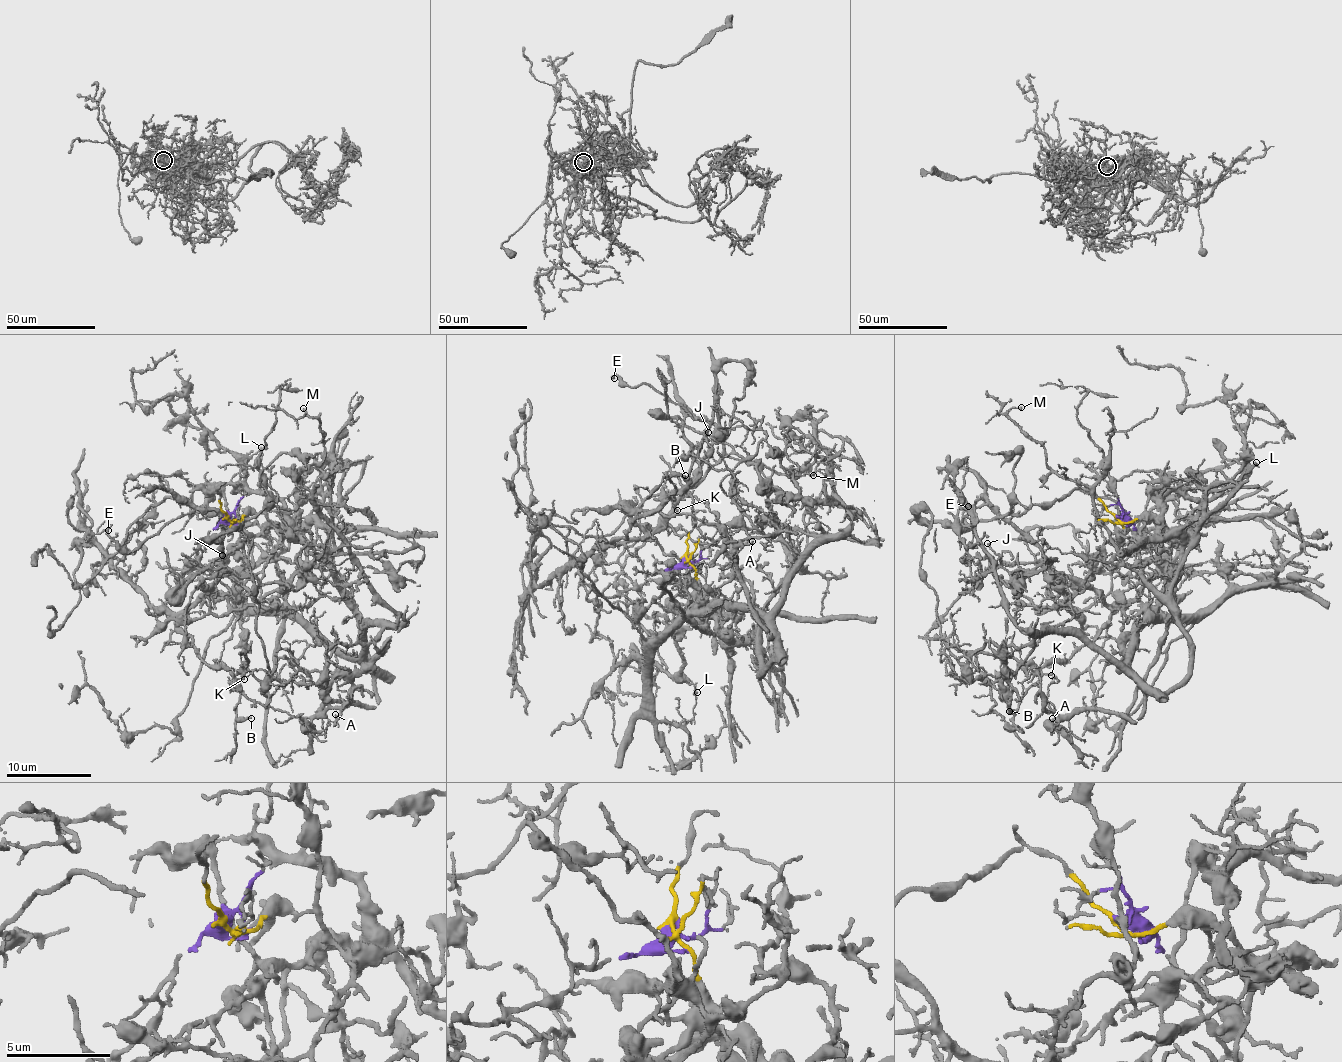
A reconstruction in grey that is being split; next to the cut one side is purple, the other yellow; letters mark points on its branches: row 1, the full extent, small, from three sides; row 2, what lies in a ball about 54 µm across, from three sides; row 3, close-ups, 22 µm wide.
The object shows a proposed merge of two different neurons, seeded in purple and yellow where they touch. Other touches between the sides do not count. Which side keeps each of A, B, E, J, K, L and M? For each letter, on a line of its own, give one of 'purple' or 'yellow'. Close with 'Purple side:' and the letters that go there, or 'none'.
A: yellow
B: purple
E: purple
J: purple
K: purple
L: yellow
M: yellow
Purple side: B, E, J, K

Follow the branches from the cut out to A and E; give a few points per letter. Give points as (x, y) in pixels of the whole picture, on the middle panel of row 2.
A: (685, 556), (696, 599), (680, 619), (716, 593), (707, 609), (756, 609), (768, 639), (737, 566), (752, 541)
E: (685, 556), (614, 596), (584, 582), (595, 549), (638, 541), (679, 499), (716, 430), (646, 384), (613, 377)

